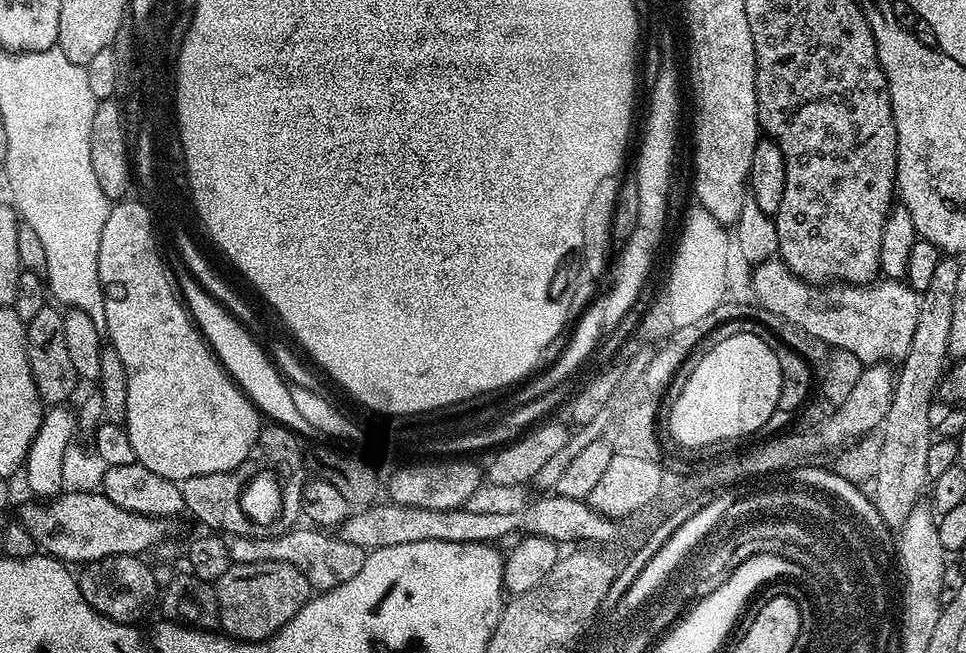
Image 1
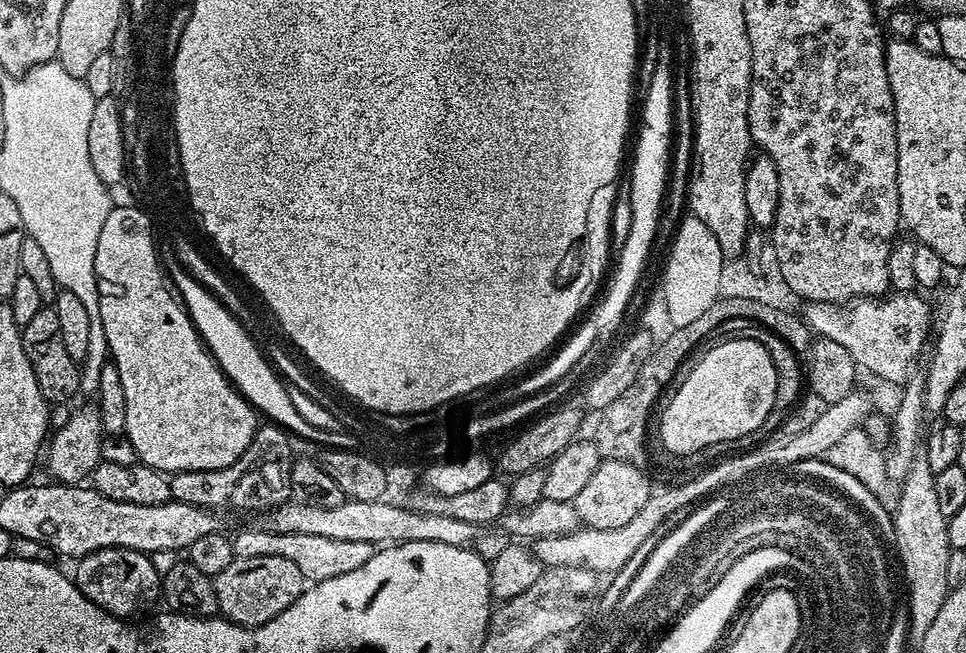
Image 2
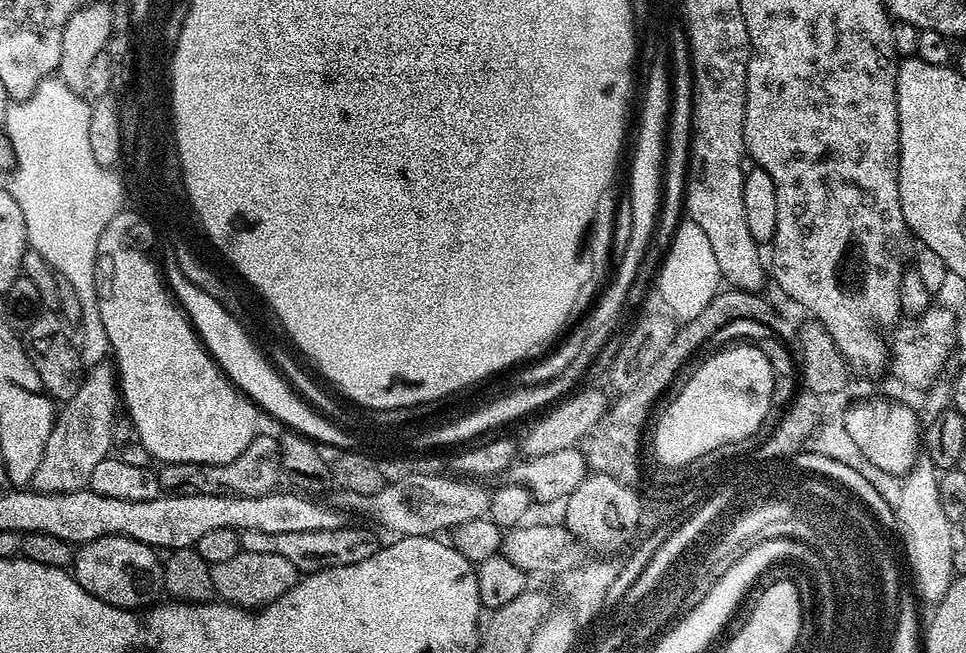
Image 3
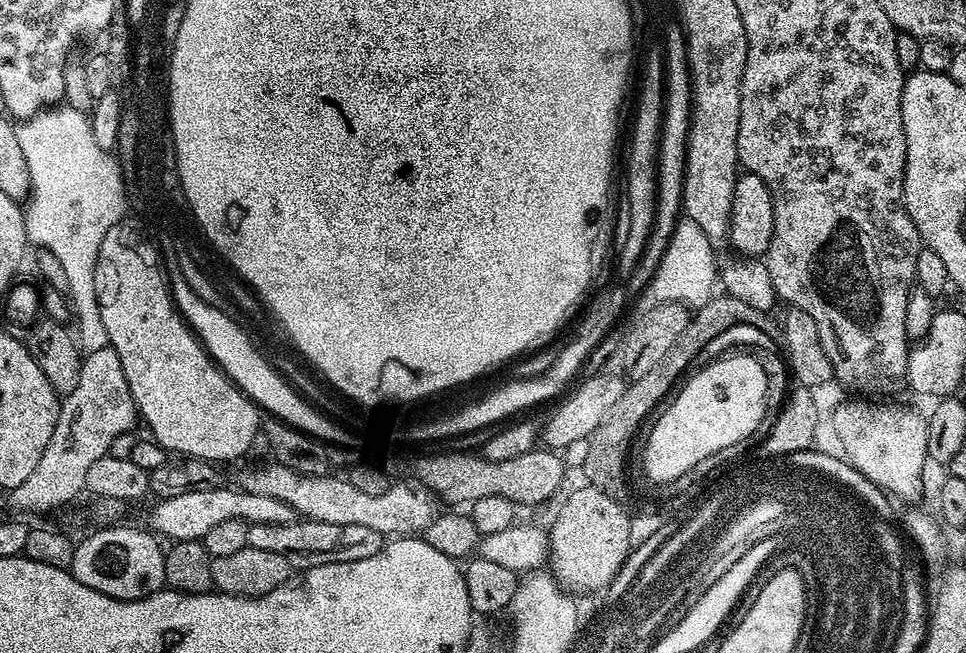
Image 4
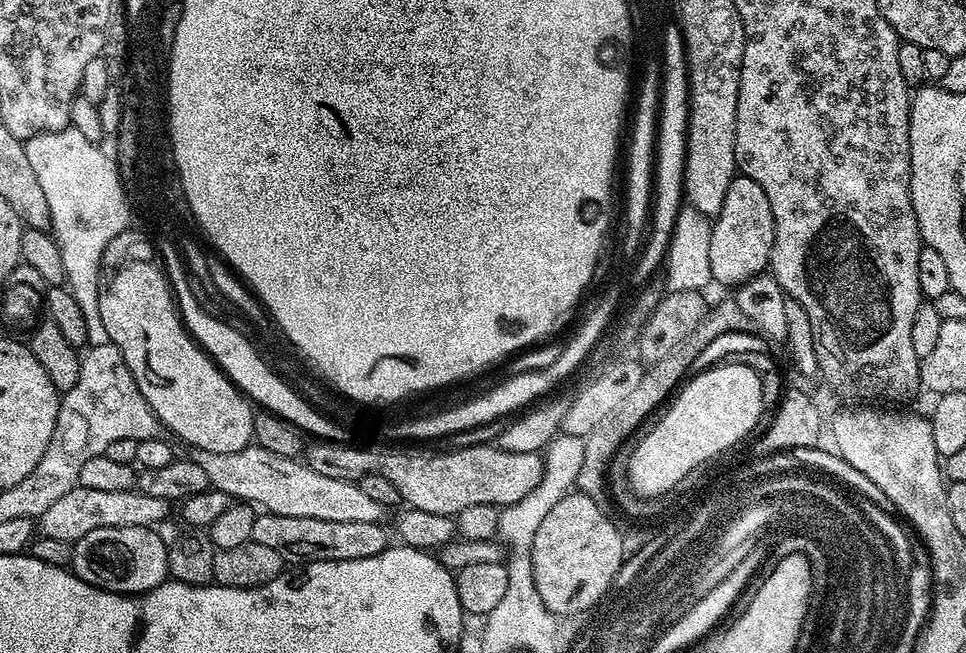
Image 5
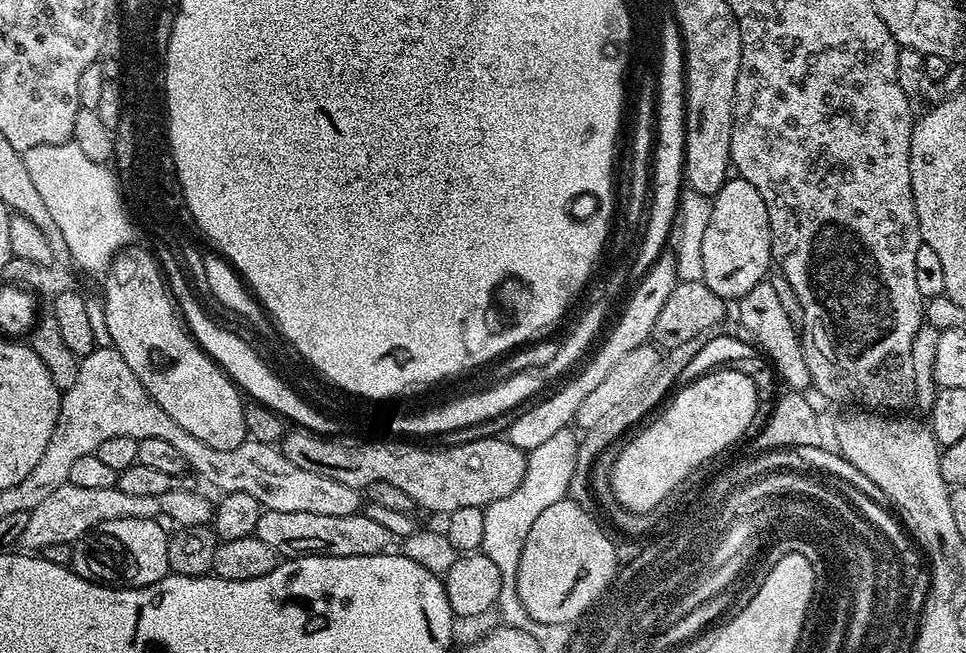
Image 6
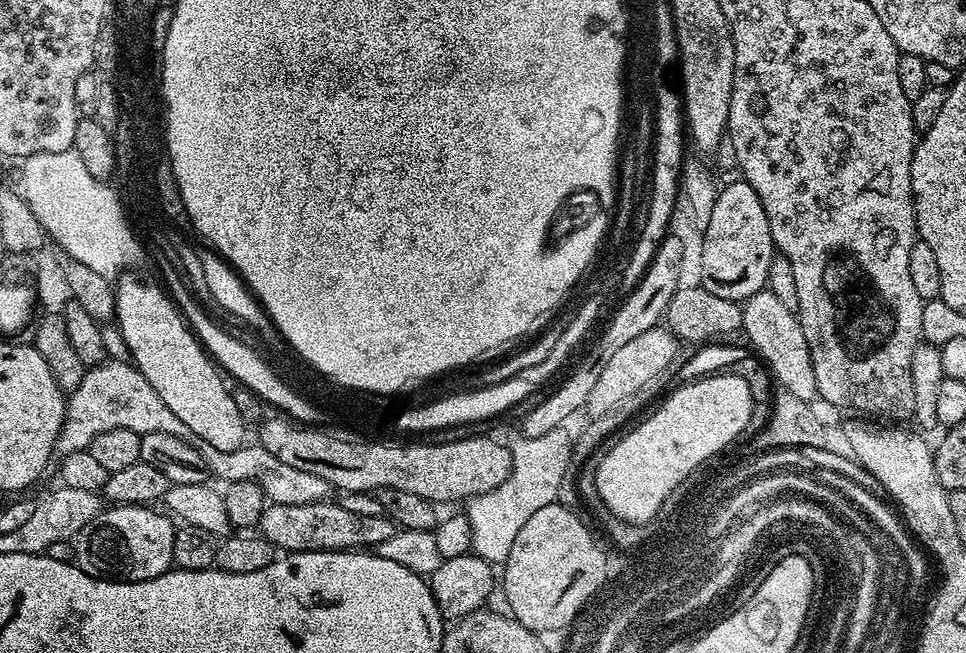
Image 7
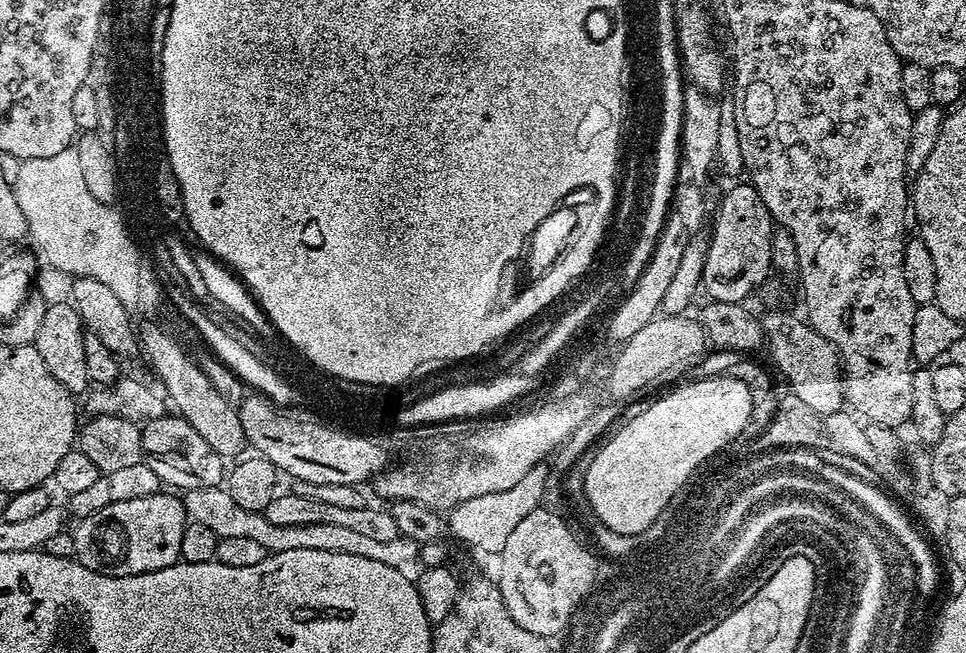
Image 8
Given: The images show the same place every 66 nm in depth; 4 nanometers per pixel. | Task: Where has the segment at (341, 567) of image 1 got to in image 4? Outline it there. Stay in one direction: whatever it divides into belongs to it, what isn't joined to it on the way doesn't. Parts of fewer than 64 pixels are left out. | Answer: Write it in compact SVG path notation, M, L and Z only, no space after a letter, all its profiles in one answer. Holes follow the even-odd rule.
M297 518L285 524L248 525L247 547L282 554L282 558L286 558L286 562L290 562L296 570L326 566L330 562L362 562L362 558L378 554L385 543L385 536L366 526L337 526L334 522L318 522L307 518Z

